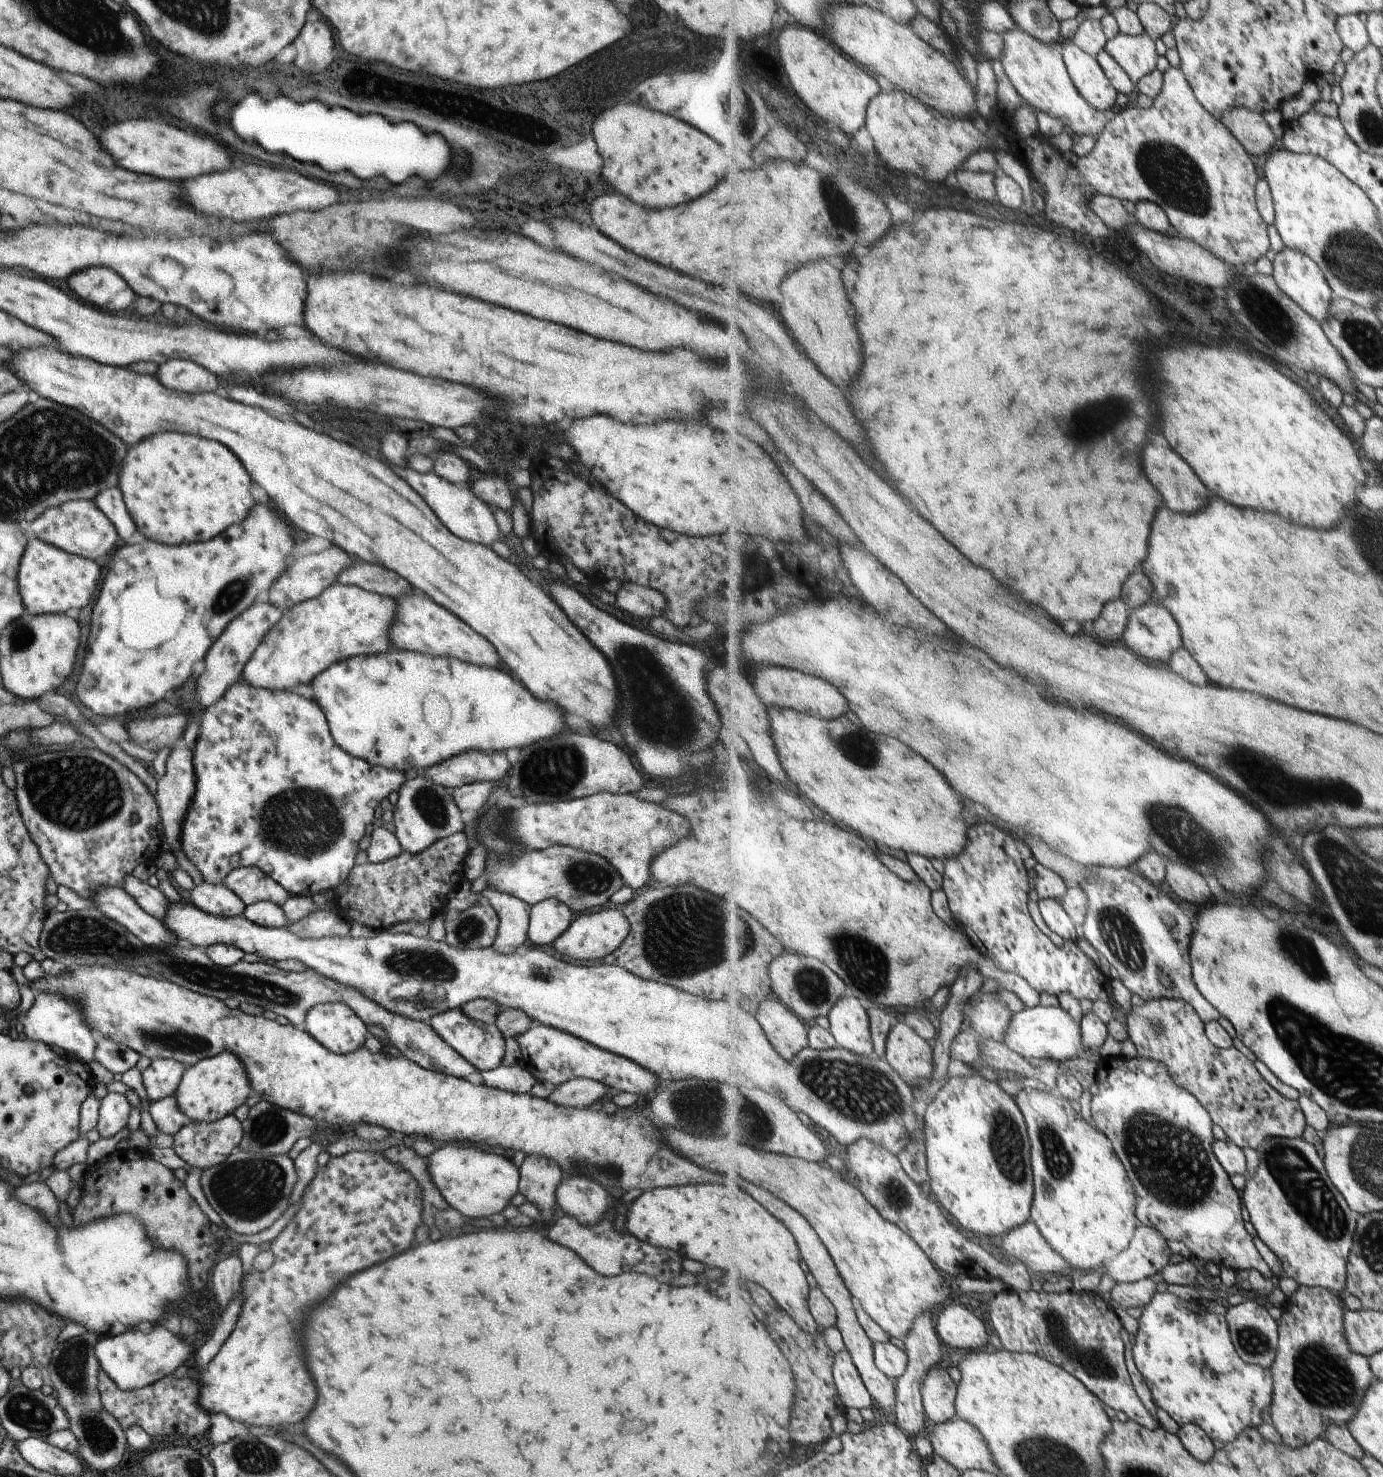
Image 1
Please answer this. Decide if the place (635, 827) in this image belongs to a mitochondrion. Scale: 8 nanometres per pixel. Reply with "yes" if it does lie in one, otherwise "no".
no

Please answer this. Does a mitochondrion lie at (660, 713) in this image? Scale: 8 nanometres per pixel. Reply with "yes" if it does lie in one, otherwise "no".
yes

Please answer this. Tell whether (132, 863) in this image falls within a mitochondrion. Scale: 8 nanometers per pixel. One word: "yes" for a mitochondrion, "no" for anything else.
no

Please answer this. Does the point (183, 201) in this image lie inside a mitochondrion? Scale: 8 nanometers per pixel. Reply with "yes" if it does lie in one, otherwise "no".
no

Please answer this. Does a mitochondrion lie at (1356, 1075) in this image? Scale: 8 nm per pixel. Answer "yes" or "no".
yes

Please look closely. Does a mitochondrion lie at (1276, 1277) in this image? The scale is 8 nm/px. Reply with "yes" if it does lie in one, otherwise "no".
no

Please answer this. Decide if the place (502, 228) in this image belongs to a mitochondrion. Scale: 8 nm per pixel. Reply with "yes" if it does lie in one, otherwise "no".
no

